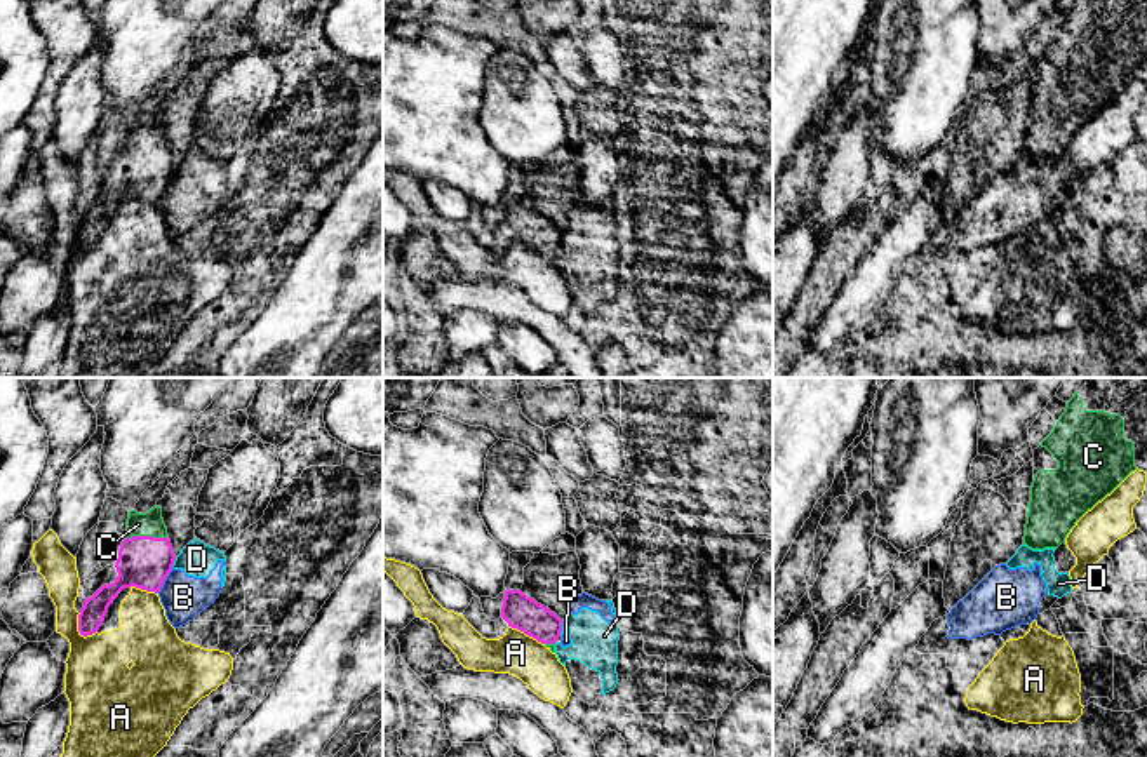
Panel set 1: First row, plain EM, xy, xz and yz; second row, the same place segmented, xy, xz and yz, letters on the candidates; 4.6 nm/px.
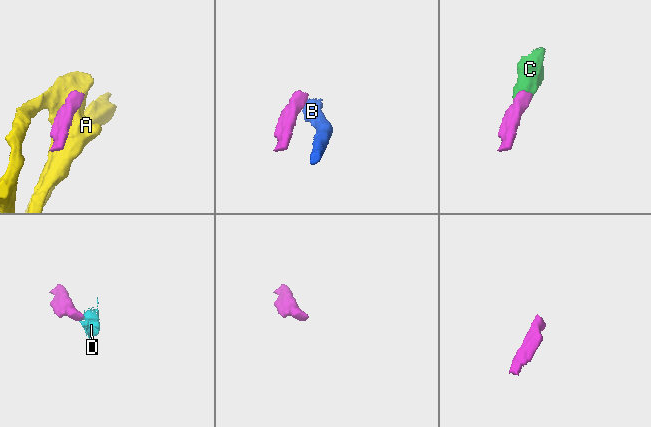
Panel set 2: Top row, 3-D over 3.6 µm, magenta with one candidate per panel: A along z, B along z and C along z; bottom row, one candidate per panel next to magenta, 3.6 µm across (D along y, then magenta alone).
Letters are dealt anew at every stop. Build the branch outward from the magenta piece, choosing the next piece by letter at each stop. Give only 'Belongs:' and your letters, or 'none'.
Belongs: C

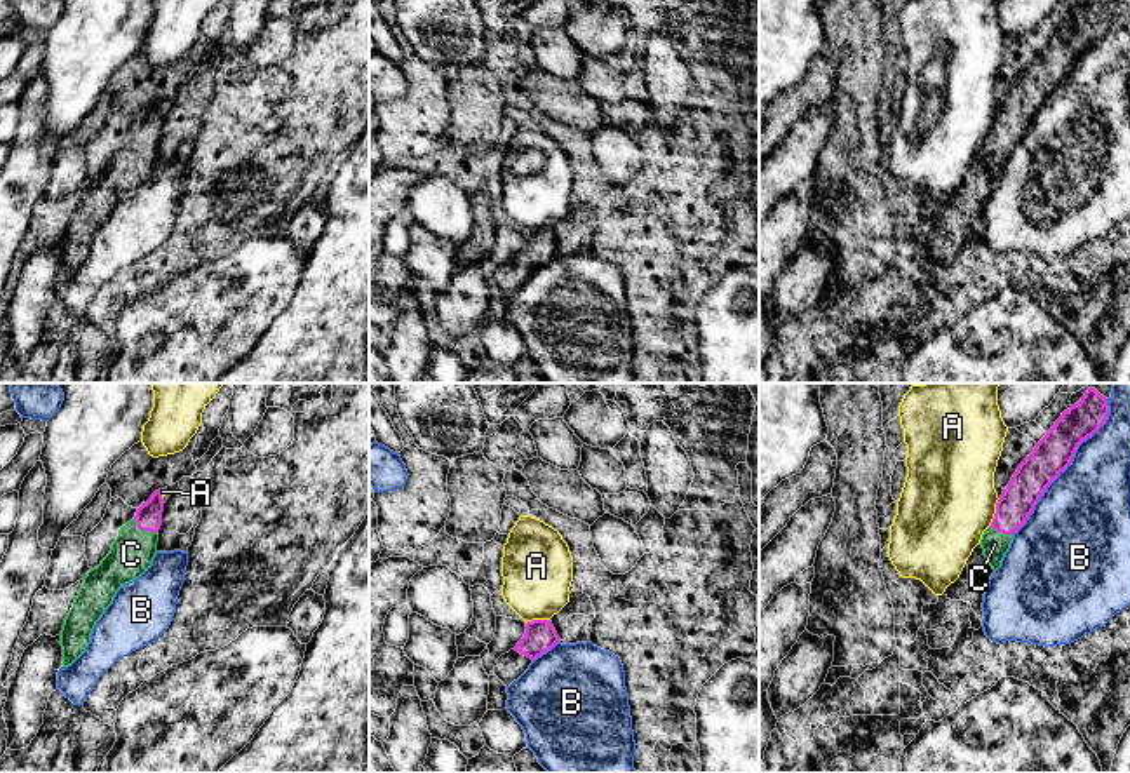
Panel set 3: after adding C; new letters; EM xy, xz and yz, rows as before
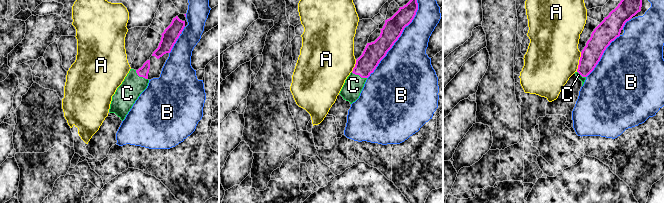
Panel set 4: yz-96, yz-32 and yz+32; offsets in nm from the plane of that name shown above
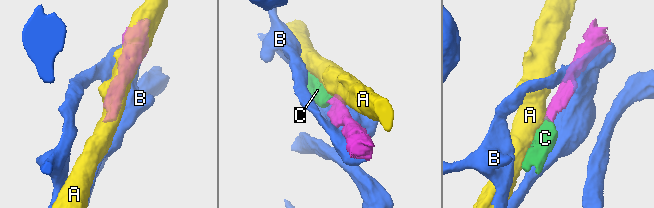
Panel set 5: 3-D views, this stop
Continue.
Belongs: C

